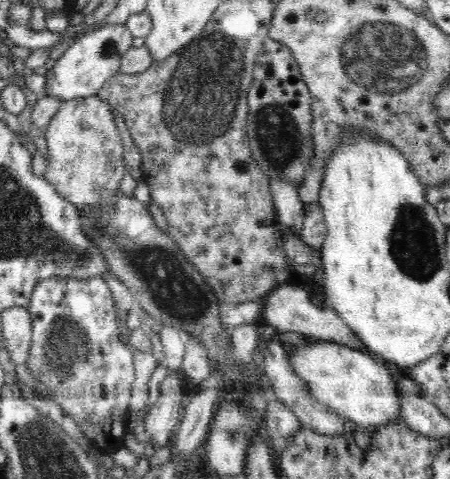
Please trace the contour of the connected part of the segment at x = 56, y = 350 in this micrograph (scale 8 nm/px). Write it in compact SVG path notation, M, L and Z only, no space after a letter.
M46 278L42 282L36 282L32 290L31 300L29 302L30 316L32 317L32 338L27 363L29 370L35 380L42 382L41 387L47 389L48 397L51 397L68 415L74 419L78 429L84 434L88 444L91 445L99 455L113 455L118 450L125 448L124 438L131 431L128 429L128 420L130 420L130 400L132 385L135 381L134 357L131 350L118 337L118 324L116 323L116 312L114 312L114 301L112 293L102 278L86 278L86 280L77 280L77 278Z

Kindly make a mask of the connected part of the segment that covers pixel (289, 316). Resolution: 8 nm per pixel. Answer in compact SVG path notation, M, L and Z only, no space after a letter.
M284 284L273 289L263 300L259 321L273 326L278 332L300 333L314 339L333 341L353 349L364 350L360 339L350 330L333 307L318 303L309 290L293 285Z

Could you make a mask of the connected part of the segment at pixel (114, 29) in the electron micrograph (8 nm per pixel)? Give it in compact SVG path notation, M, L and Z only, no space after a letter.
M126 24L101 25L95 30L89 30L83 38L78 38L76 43L61 54L53 68L47 71L45 95L62 103L97 95L105 82L119 72L121 58L132 48L133 40L134 36L128 31Z

